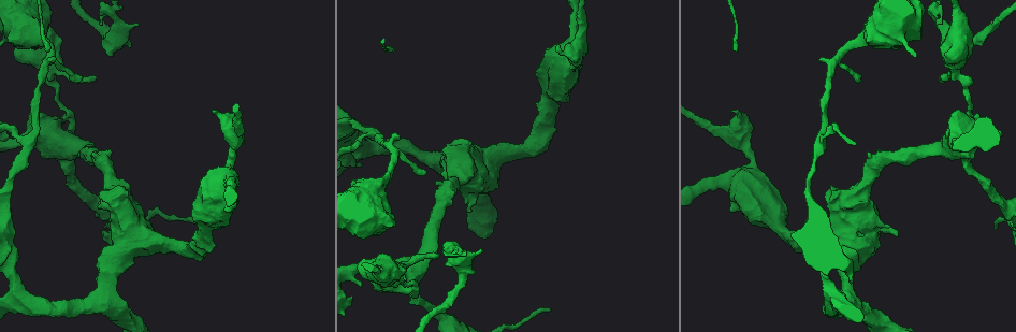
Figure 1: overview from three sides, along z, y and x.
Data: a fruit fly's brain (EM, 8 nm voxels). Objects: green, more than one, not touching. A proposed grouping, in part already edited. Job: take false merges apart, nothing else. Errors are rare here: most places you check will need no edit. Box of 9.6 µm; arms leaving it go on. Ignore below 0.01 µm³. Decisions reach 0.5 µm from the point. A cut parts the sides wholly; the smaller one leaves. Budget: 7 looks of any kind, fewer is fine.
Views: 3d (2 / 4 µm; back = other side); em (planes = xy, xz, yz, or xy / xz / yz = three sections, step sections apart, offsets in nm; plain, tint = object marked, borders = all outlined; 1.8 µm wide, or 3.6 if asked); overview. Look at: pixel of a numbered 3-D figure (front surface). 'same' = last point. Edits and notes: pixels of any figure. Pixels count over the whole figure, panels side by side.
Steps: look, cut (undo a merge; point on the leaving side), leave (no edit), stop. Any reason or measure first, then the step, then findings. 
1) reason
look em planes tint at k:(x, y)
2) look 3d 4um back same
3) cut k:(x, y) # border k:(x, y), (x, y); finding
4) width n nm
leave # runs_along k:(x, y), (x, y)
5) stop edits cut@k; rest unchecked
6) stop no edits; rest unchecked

abrupt turn
look em planes tint at 1:(27, 140)

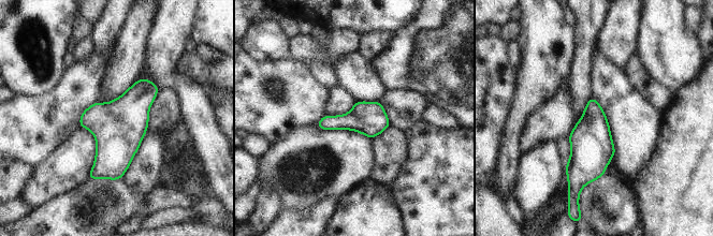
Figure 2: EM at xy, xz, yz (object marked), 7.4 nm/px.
leave # continuous, no second neuron

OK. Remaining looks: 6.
branch point
look em yz step 8 tint at 1:(118, 38)

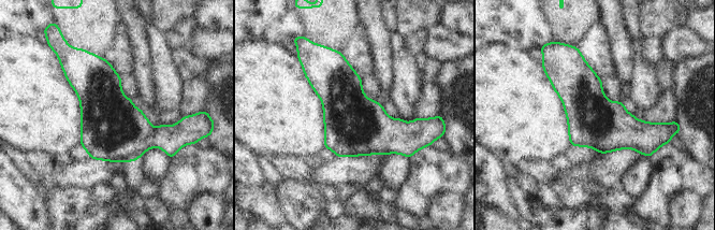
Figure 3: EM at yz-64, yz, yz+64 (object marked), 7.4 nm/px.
another direction
look em planes tint same

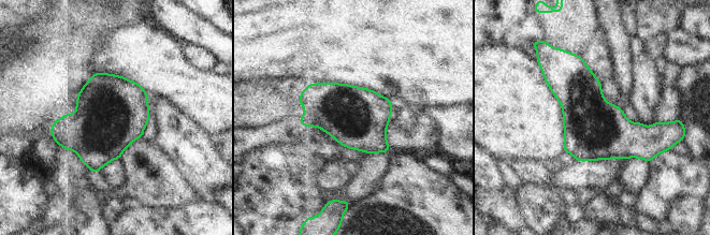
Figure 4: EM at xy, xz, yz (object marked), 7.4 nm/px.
leave # one neuron here

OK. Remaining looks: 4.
thick turns thin
look 3d 2um at 1:(1006, 207)

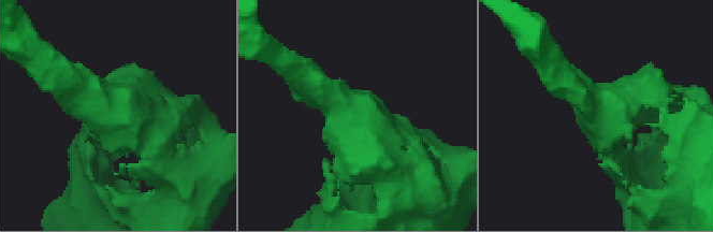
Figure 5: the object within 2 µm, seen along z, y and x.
need the tissue
look em planes plain at 5:(598, 110)

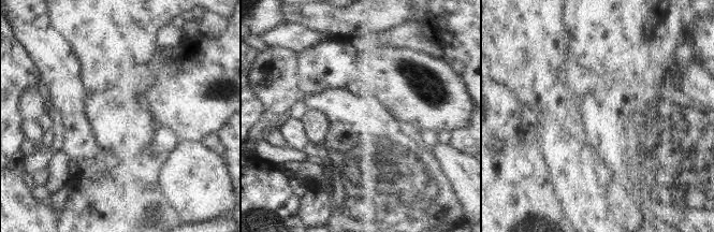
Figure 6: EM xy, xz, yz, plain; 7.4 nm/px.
with the object marked
look em planes tint same

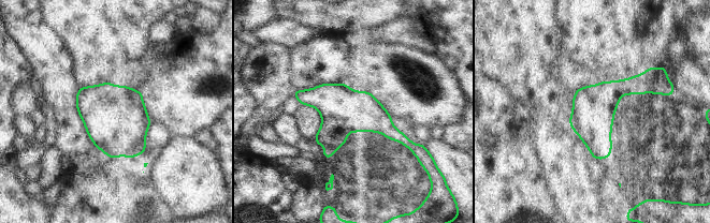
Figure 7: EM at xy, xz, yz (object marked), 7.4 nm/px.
leave # runs_along 7:(296, 93), (367, 114), (408, 144); continuous, no second neuron

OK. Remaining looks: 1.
stop no edits; rest unchecked

